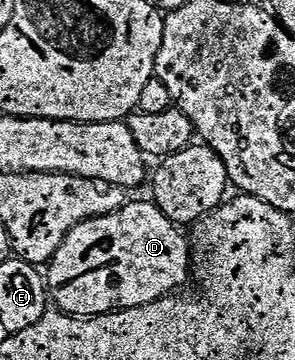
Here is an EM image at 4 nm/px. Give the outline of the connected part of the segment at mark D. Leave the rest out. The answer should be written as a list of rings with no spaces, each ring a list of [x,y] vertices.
[[[152,200],[147,202],[132,202],[120,207],[113,214],[107,214],[101,218],[87,218],[82,224],[78,224],[67,236],[64,237],[63,244],[58,248],[58,252],[52,257],[51,262],[46,267],[46,281],[50,291],[50,298],[59,309],[65,314],[86,319],[95,318],[102,314],[110,314],[118,310],[136,310],[140,306],[149,306],[152,302],[158,302],[177,293],[179,286],[184,286],[190,282],[190,275],[194,270],[194,255],[190,249],[189,239],[184,239],[184,234],[177,223],[168,219]]]

